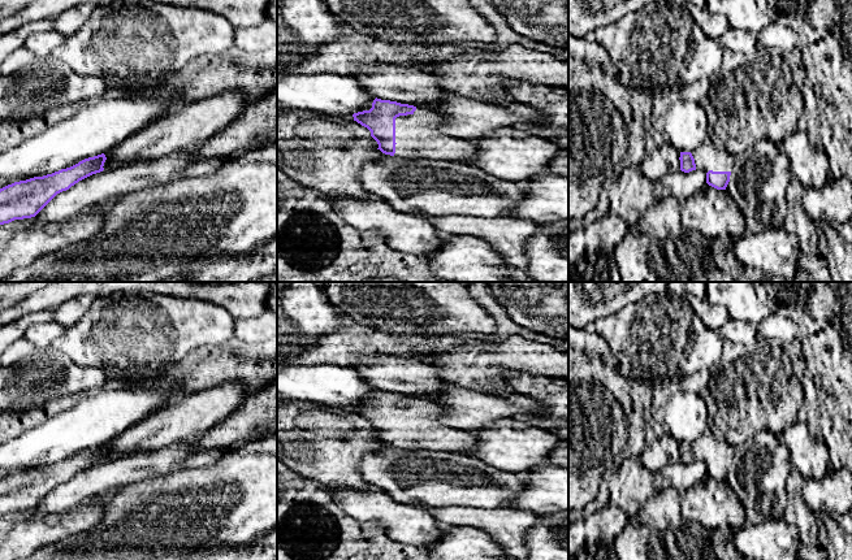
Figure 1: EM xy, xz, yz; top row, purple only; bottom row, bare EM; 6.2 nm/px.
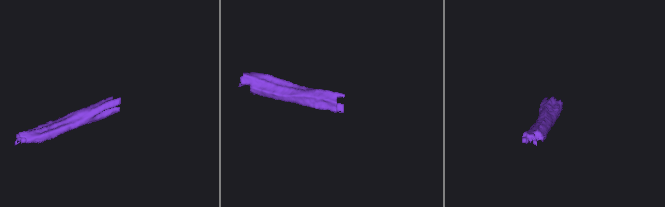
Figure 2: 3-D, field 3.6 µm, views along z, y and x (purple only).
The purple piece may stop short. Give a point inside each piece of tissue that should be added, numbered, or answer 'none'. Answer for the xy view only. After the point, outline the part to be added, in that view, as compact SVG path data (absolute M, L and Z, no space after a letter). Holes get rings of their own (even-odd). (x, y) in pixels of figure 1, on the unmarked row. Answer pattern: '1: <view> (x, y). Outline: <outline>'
none

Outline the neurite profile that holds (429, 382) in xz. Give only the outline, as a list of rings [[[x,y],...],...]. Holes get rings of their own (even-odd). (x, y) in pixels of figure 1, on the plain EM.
[[[384,353],[356,356],[350,361],[350,366],[377,390],[419,400],[427,400],[449,385],[436,366],[406,356]]]

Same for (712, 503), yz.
[[[708,474],[682,495],[680,515],[712,533],[731,534],[745,525],[745,513],[734,490],[726,481]]]

